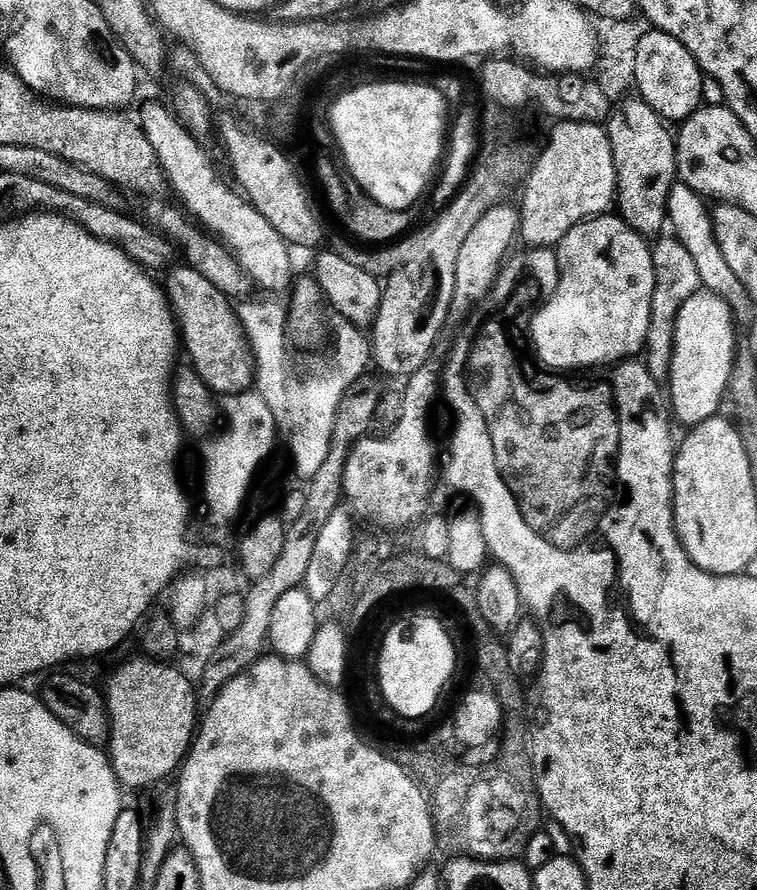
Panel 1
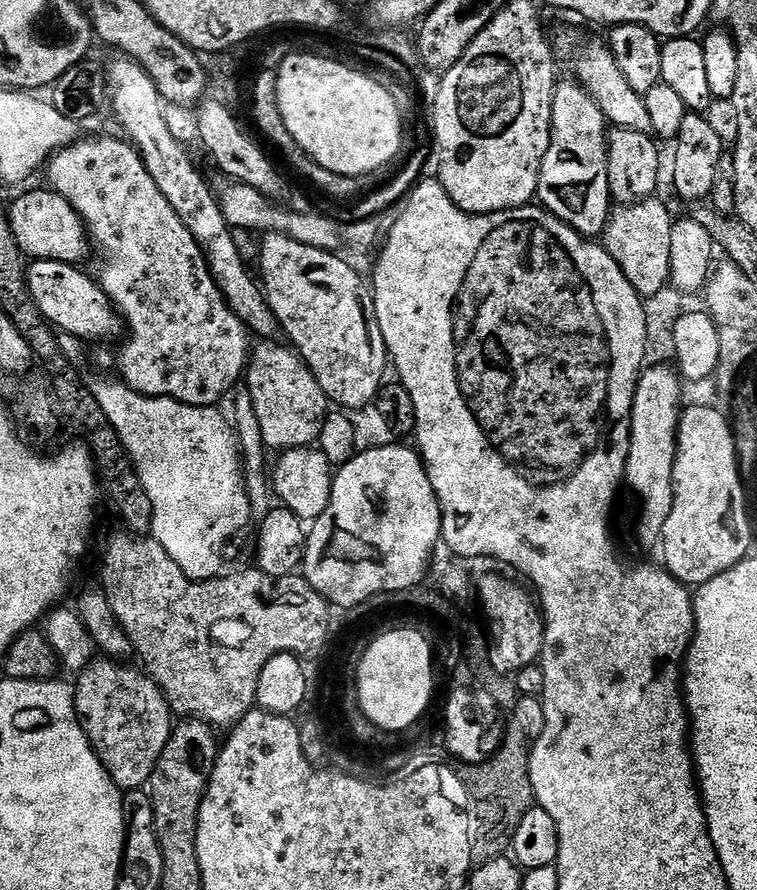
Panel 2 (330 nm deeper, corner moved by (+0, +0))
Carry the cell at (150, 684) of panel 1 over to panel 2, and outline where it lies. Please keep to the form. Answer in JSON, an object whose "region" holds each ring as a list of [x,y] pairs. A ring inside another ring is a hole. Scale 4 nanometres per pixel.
{"region":[[[92,658],[85,666],[84,670],[75,677],[74,691],[76,693],[76,716],[80,719],[82,730],[86,734],[86,738],[92,743],[92,749],[98,753],[102,766],[110,774],[110,778],[115,782],[116,787],[121,790],[140,790],[151,781],[154,770],[158,766],[158,758],[162,758],[162,750],[166,750],[166,742],[172,737],[174,727],[174,713],[170,705],[168,705],[168,697],[164,695],[164,691],[153,682],[151,676],[139,667],[131,668],[130,663],[121,662],[119,659],[109,658]]]}

